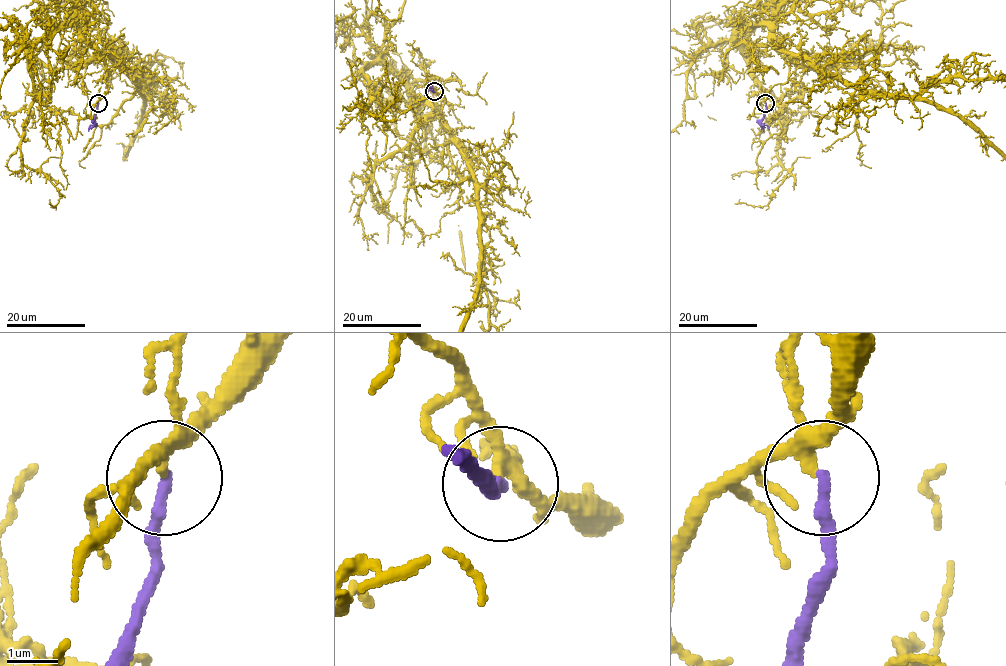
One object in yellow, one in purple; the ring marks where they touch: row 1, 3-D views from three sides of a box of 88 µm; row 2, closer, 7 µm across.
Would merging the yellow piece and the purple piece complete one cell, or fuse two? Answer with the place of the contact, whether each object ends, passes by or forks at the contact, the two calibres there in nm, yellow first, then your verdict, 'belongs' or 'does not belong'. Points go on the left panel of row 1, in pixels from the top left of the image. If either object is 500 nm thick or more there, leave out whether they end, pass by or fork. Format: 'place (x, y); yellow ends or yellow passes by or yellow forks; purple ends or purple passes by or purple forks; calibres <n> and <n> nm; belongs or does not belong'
place (98, 103); yellow forks; purple ends; calibres 180 and 220 nm; does not belong

